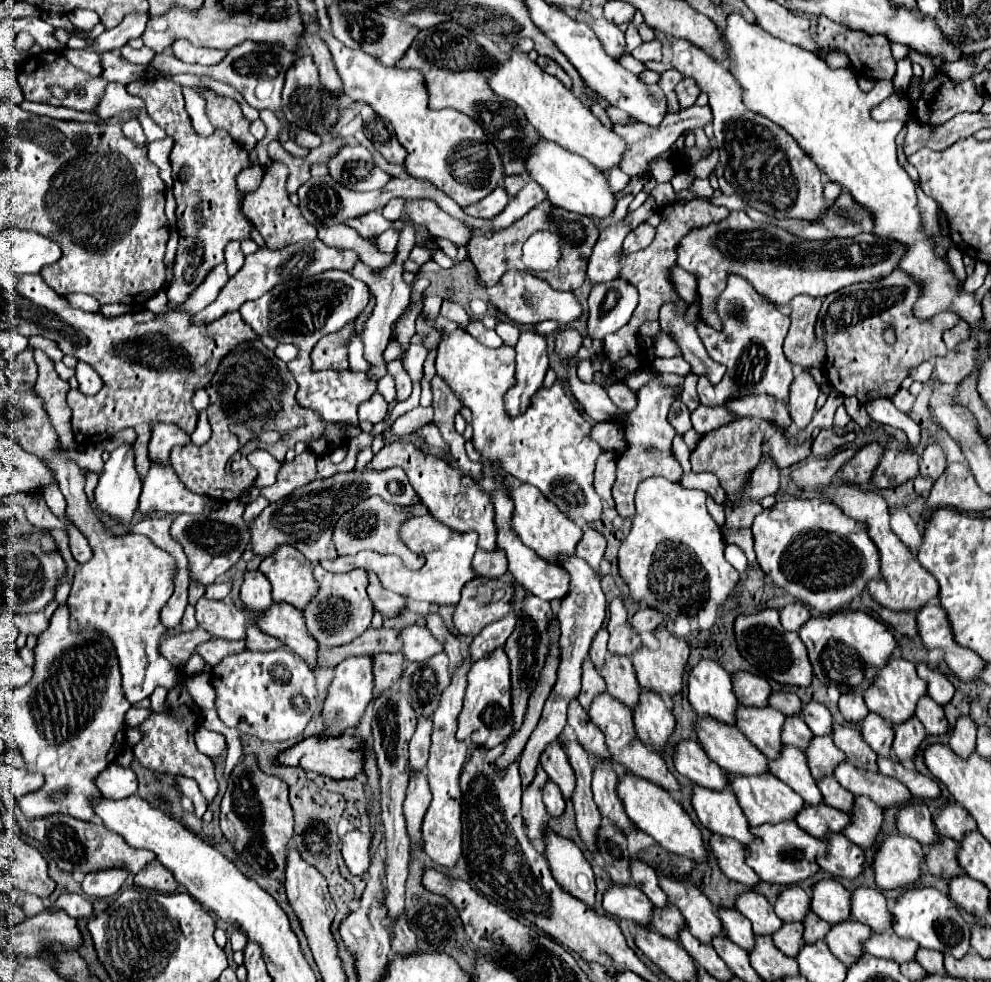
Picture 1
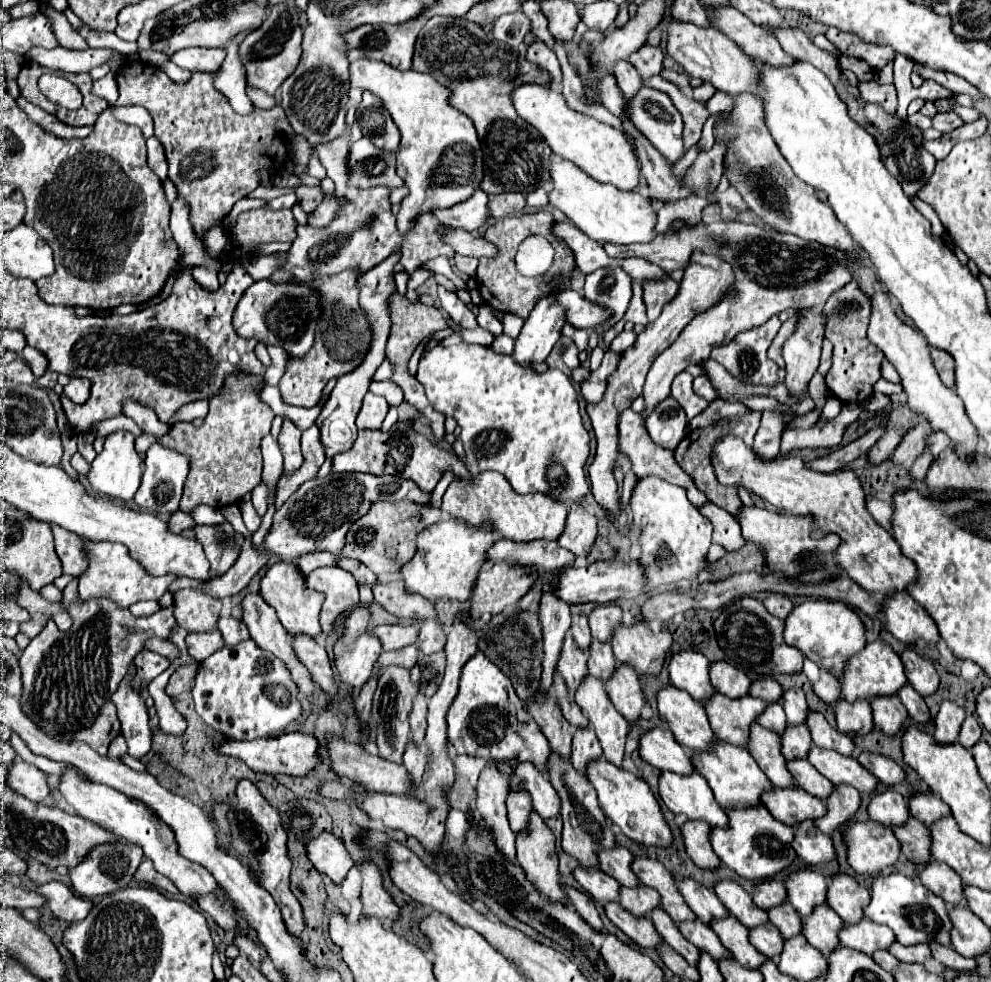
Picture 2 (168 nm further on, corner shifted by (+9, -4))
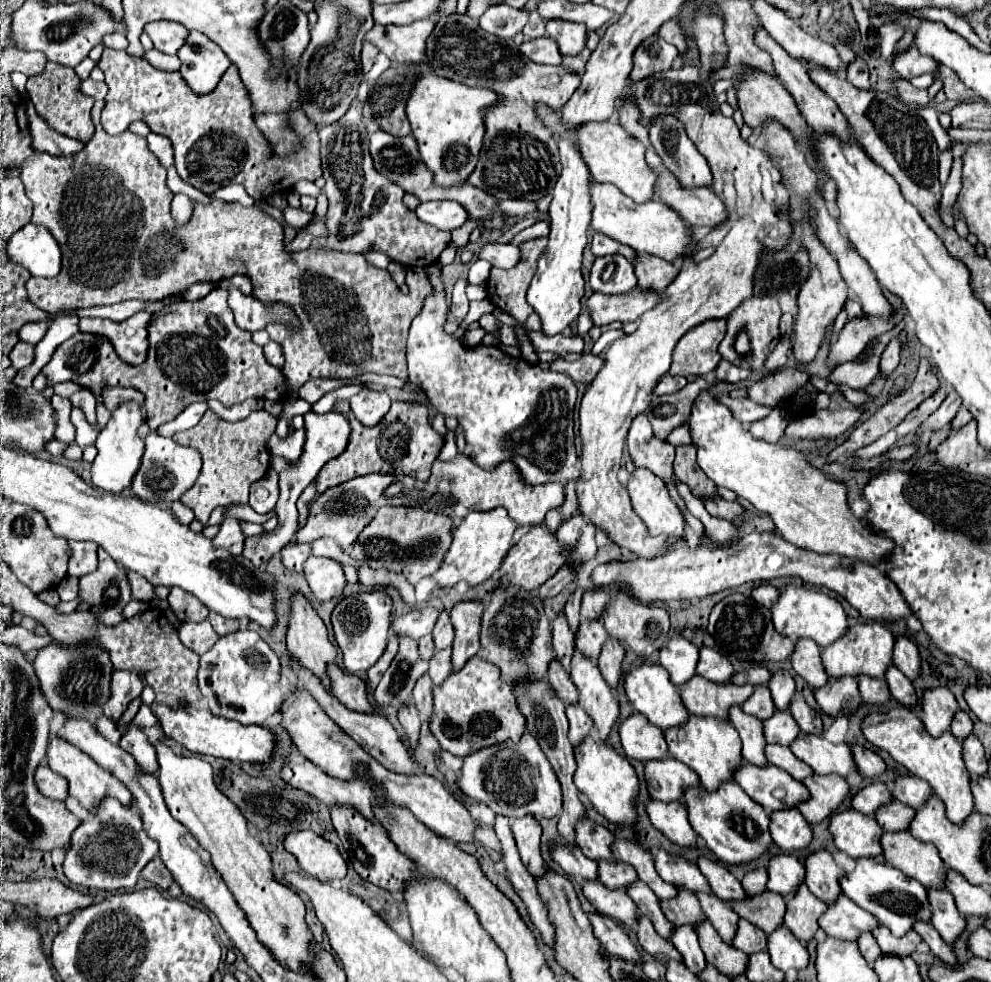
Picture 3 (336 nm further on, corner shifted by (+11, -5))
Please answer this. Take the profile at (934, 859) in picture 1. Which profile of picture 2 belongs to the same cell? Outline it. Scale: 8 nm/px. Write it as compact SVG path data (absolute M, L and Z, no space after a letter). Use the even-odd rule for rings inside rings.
M910 816L904 824L890 826L890 828L902 846L902 854L910 862L924 866L926 862L932 860L930 858L930 832L922 822Z

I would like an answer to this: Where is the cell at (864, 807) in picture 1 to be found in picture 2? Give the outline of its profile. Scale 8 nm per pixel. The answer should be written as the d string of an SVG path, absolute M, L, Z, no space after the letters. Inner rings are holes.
M838 784L834 786L832 794L826 798L826 816L816 818L814 824L824 832L824 834L832 834L834 830L838 830L844 822L848 822L854 812L860 806L860 794L854 786L848 784Z

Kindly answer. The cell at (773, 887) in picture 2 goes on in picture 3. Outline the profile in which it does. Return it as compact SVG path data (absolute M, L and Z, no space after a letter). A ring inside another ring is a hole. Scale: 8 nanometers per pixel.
M752 869L742 877L742 887L748 895L760 895L760 891L766 891L768 873L766 869Z

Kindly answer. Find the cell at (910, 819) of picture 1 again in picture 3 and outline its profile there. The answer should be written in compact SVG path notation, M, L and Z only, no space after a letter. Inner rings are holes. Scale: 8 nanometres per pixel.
M872 783L852 797L852 807L864 815L874 815L880 807L892 801L892 791L884 783Z

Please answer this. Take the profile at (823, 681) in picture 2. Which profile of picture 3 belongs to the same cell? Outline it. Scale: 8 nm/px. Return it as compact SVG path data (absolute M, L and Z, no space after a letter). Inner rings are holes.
M800 639L796 643L796 649L790 657L790 663L794 671L812 687L824 687L828 683L828 675L824 671L822 659L820 659L820 647L812 639Z

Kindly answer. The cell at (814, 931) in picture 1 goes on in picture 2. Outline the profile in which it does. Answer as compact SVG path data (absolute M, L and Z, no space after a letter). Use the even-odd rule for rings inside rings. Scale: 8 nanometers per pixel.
M788 902L770 908L768 920L780 930L782 938L790 938L794 934L800 934L800 914Z

